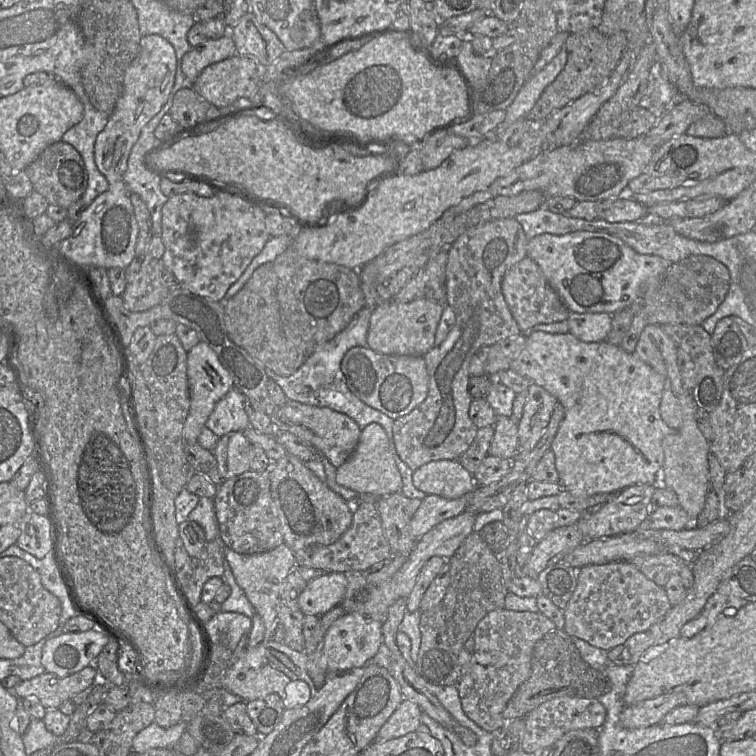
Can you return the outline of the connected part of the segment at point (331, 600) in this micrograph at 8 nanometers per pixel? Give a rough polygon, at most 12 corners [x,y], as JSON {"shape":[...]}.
{"shape":[[345,573],[307,583],[299,597],[304,615],[322,616],[344,599]]}

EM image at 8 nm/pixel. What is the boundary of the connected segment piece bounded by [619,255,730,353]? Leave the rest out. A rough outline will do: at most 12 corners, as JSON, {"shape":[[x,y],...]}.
{"shape":[[713,257],[672,263],[619,346],[648,325],[701,325],[729,288]]}

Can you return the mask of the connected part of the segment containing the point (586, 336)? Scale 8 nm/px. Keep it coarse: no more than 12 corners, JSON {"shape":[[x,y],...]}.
{"shape":[[571,313],[569,333],[582,342],[605,342],[608,313]]}

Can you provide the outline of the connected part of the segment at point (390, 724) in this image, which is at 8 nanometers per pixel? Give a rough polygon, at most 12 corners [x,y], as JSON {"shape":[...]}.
{"shape":[[403,699],[381,727],[374,742],[417,731],[423,711]]}

